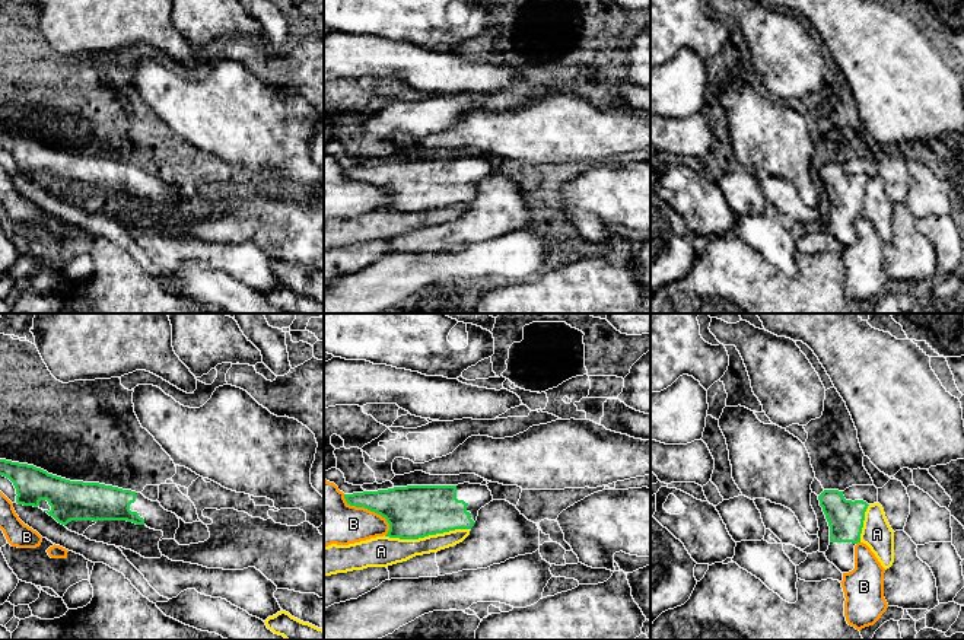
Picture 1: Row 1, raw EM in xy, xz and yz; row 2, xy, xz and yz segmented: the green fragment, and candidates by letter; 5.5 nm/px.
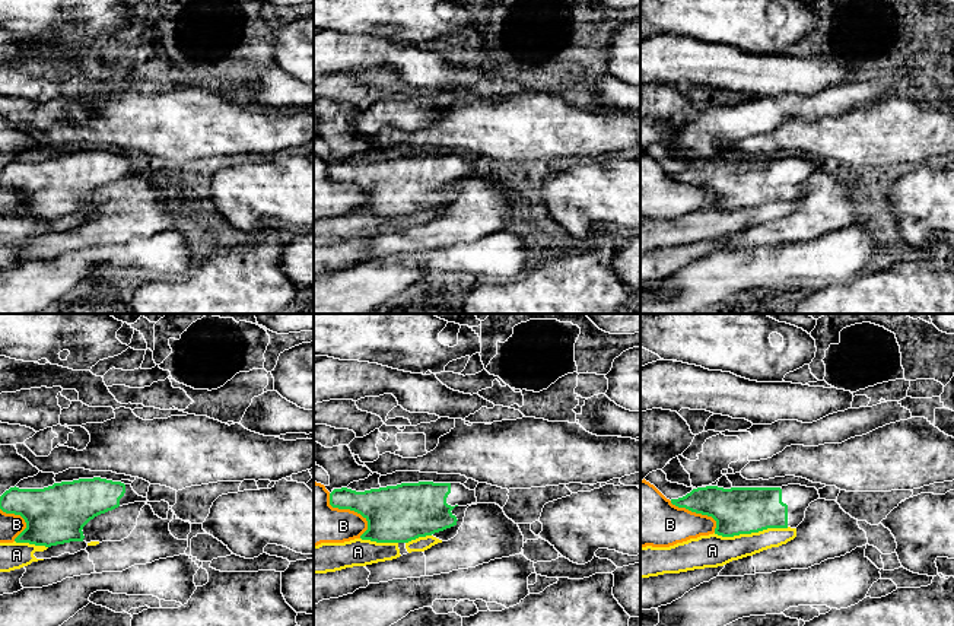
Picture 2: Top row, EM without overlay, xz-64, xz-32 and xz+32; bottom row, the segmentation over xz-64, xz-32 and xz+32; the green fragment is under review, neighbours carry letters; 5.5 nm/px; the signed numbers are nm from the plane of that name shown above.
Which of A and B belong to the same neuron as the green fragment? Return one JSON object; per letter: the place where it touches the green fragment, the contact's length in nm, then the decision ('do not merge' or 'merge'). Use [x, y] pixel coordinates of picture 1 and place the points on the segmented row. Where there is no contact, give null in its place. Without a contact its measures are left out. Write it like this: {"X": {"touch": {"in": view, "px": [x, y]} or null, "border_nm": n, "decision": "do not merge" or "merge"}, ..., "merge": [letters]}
{"A": {"touch": {"in": "xz", "px": [425, 535]}, "border_nm": 460, "decision": "do not merge"}, "B": {"touch": {"in": "xz", "px": [369, 509]}, "border_nm": 340, "decision": "do not merge"}, "merge": []}

